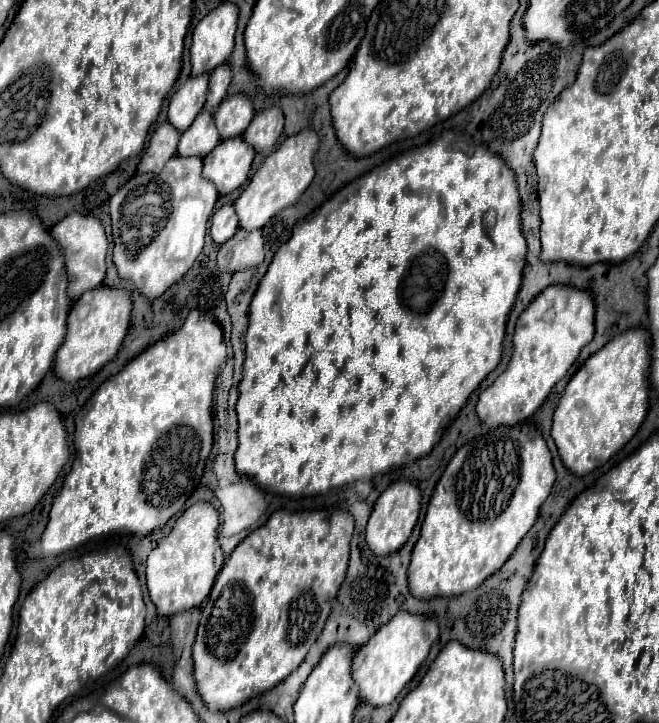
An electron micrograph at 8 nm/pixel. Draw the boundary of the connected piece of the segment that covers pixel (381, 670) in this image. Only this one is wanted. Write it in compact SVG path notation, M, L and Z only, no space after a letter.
M398 612L362 648L358 648L354 656L352 680L360 688L360 698L370 706L388 706L414 678L436 638L438 638L436 620L420 614Z

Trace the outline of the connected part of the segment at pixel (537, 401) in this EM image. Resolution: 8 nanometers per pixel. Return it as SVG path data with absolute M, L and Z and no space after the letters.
M554 284L542 290L516 322L512 356L506 370L490 384L476 404L478 418L488 426L514 426L530 418L552 388L566 376L582 346L594 336L594 298L578 288Z

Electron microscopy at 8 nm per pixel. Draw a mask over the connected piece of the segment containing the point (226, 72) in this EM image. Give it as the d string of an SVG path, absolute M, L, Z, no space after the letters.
M220 64L212 74L210 74L210 88L208 88L208 102L206 108L214 108L222 102L226 96L228 84L232 80L232 68L228 64Z

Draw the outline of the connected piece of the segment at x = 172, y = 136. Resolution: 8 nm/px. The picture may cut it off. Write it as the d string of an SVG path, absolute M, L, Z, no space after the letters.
M162 122L156 126L156 130L152 132L150 144L146 148L146 154L142 156L140 164L138 164L138 172L160 172L166 164L166 160L170 156L176 154L176 146L180 140L180 132L170 124L170 122Z

